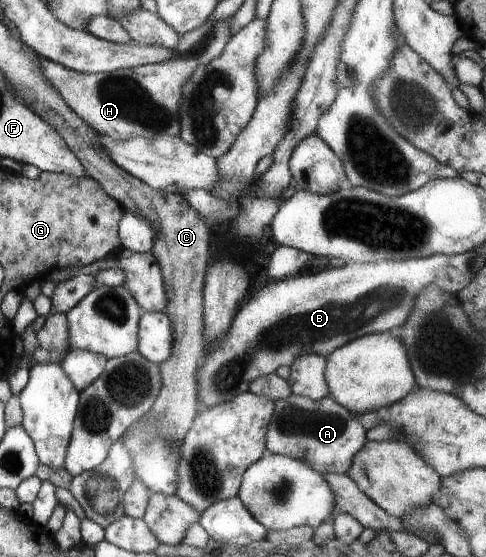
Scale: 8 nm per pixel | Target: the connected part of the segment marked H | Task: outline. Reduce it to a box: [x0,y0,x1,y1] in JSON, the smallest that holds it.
[40,18,229,140]

